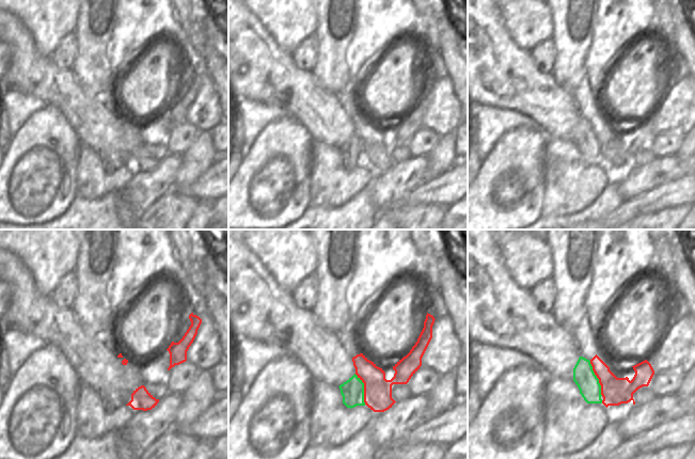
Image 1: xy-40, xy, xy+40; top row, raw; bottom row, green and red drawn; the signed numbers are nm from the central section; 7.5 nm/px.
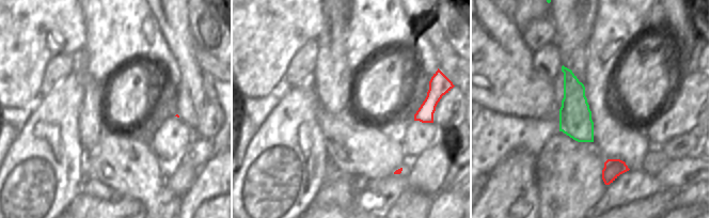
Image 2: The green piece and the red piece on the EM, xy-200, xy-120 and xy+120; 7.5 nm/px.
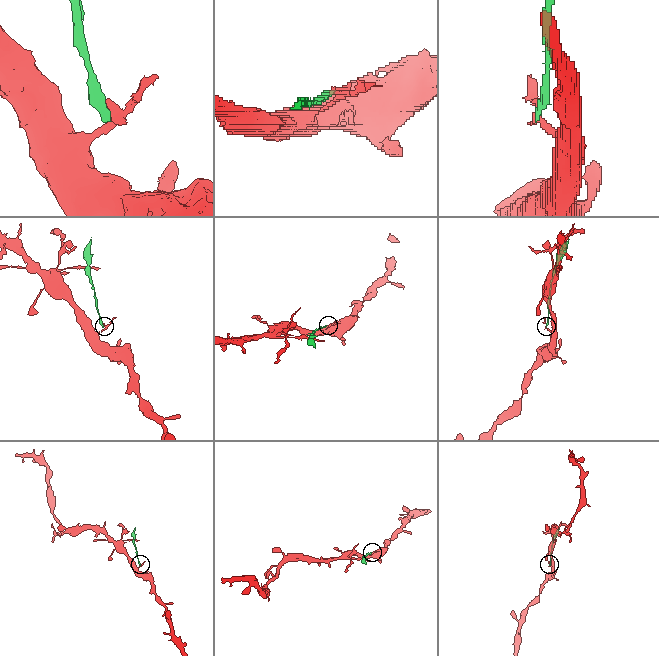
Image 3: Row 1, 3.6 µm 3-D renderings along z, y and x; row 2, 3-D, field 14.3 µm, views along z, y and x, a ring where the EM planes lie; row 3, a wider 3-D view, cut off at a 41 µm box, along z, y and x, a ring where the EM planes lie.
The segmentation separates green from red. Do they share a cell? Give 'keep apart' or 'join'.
keep apart

